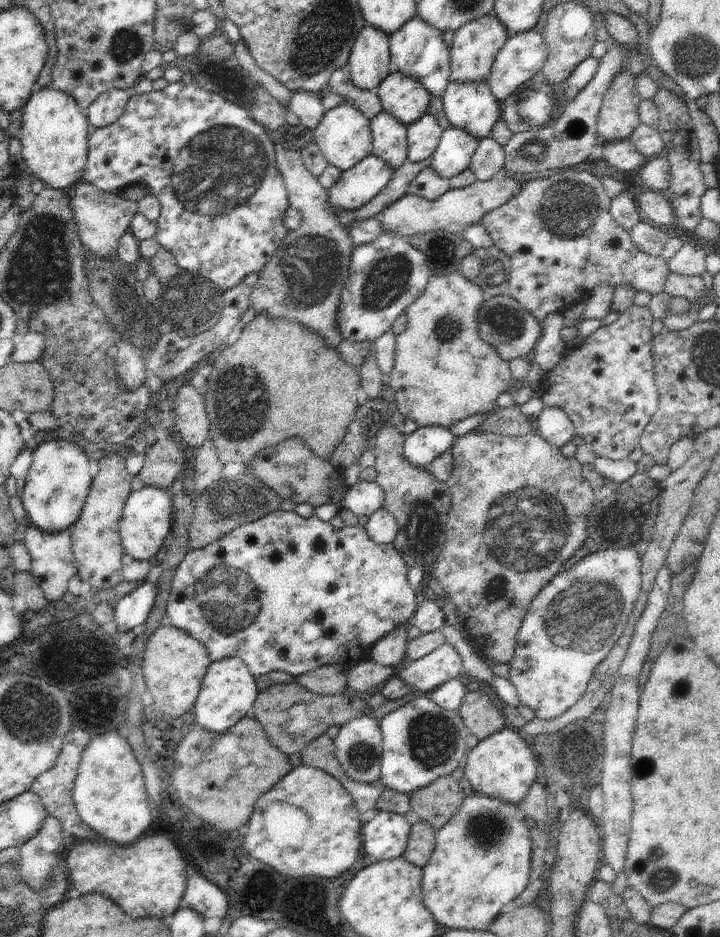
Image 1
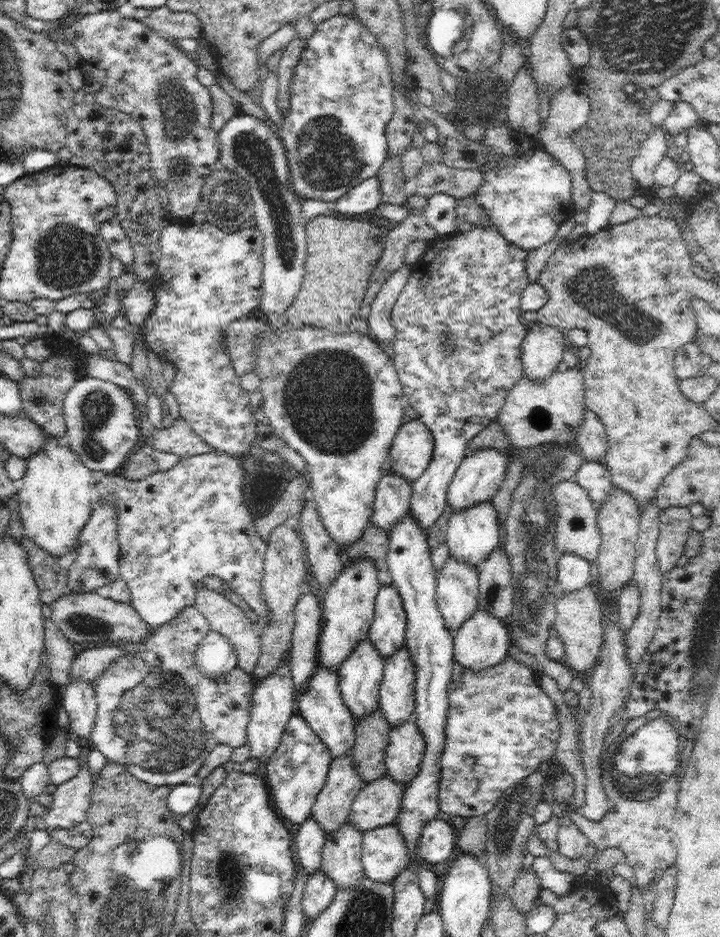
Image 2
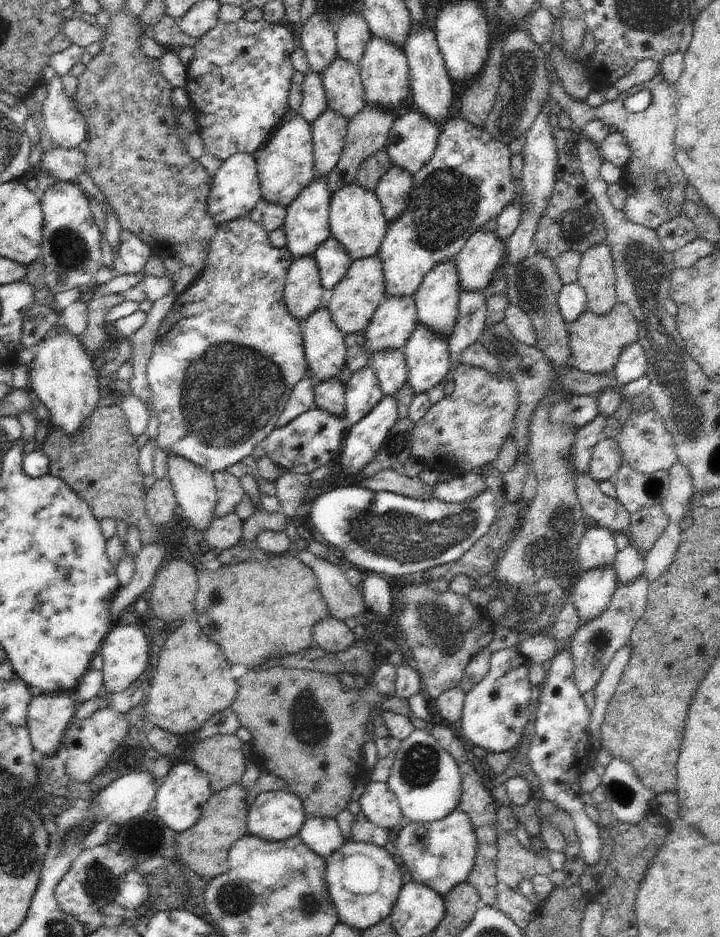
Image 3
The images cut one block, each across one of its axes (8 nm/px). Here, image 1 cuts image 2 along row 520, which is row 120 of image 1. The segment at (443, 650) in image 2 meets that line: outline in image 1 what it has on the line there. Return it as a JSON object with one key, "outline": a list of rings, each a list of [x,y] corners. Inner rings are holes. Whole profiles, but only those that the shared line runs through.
{"outline":[[[390,72],[376,89],[383,110],[406,126],[427,112],[431,94],[422,83],[401,72]]]}

